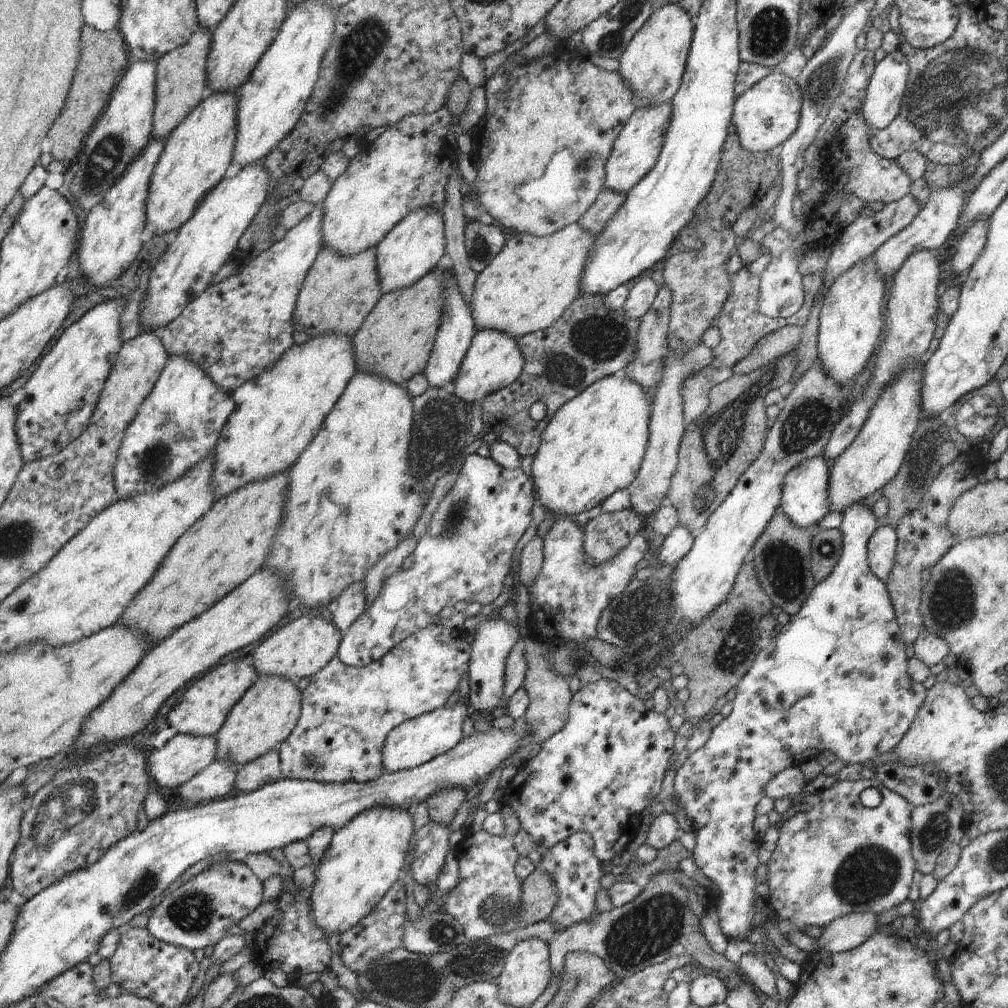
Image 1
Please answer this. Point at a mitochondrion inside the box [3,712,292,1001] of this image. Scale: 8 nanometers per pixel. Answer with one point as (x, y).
(64, 807)

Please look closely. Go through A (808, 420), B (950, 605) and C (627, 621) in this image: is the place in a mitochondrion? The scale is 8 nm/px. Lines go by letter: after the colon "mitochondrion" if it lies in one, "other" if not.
A: mitochondrion
B: mitochondrion
C: mitochondrion

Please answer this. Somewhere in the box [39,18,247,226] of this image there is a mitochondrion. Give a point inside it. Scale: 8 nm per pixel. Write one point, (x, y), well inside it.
(106, 153)

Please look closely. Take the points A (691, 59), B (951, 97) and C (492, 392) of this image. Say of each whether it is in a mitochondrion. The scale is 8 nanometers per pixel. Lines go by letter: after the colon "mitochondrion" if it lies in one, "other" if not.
A: other
B: mitochondrion
C: other

